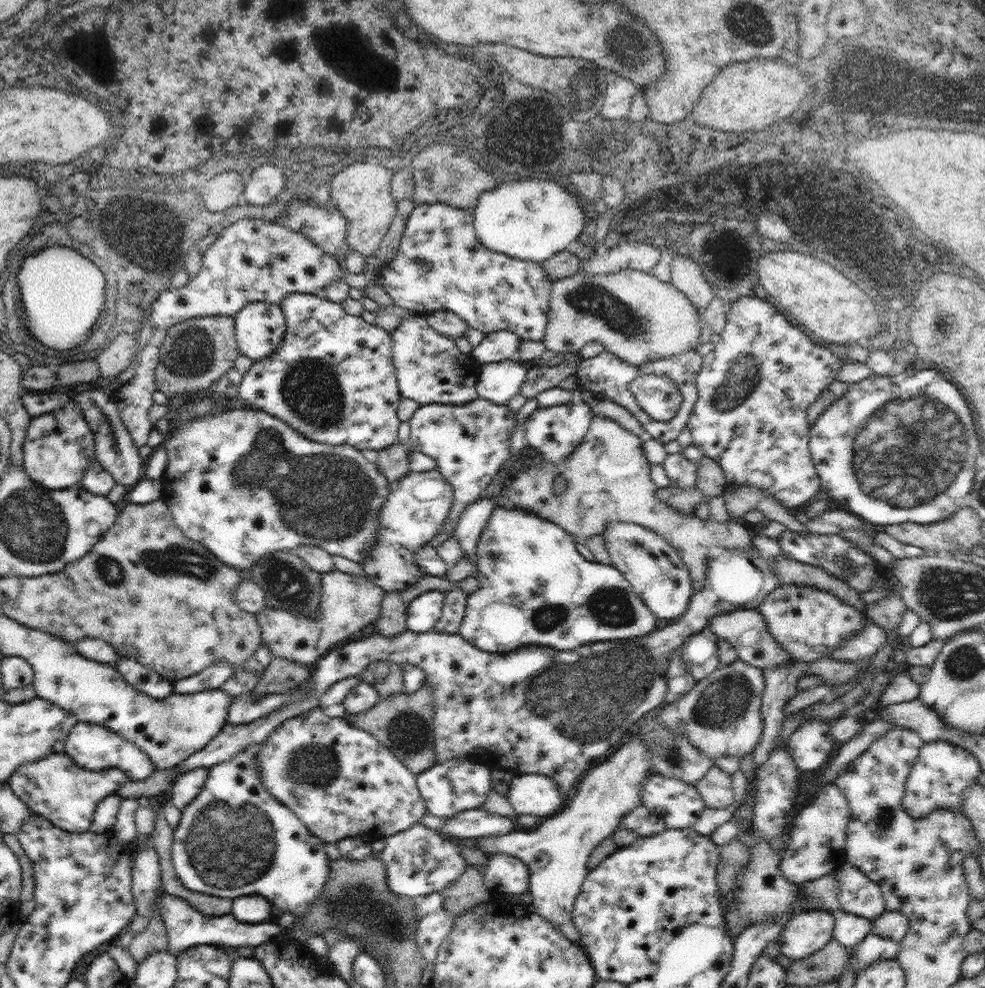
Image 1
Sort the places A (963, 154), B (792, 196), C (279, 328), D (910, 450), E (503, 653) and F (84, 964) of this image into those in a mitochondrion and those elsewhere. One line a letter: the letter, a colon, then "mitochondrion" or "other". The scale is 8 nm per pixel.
A: other
B: mitochondrion
C: other
D: mitochondrion
E: other
F: other

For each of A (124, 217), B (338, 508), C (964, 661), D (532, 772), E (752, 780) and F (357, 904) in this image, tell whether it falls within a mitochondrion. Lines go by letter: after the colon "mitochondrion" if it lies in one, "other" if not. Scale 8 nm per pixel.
A: mitochondrion
B: mitochondrion
C: mitochondrion
D: other
E: other
F: mitochondrion

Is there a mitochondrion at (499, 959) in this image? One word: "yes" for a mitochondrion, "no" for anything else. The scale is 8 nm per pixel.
no

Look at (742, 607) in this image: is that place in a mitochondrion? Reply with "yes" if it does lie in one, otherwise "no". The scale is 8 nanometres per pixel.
no

